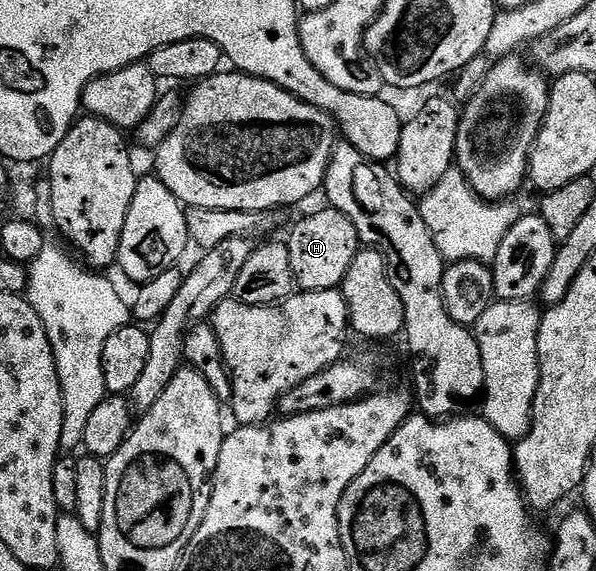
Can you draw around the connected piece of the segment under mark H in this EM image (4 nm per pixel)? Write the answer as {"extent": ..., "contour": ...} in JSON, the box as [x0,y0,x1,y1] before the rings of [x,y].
{"extent":[287,207,362,293],"contour":[[[332,207],[324,208],[303,218],[287,236],[296,288],[307,293],[340,289],[343,279],[347,279],[351,263],[355,263],[357,250],[362,248],[355,223],[351,223],[343,211]]]}

